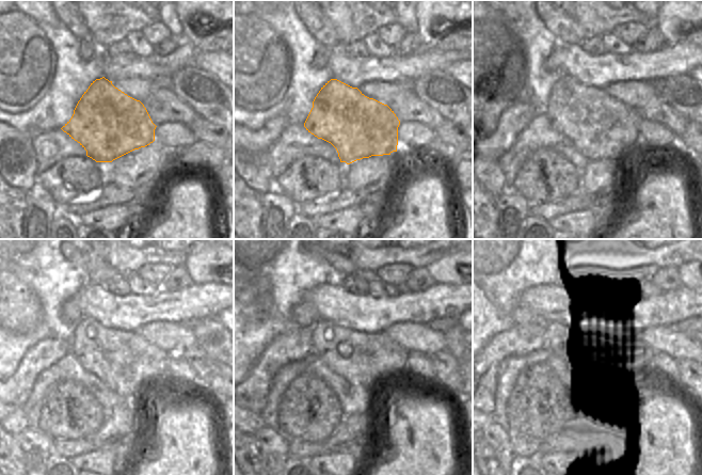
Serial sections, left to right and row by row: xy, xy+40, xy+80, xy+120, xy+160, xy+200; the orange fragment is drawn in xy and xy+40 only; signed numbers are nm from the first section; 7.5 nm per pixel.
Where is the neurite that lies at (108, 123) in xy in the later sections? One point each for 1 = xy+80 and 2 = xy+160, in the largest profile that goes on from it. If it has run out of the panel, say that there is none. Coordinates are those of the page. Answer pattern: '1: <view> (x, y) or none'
1: xy+80 (602, 128)
2: xy+160 (362, 359)

